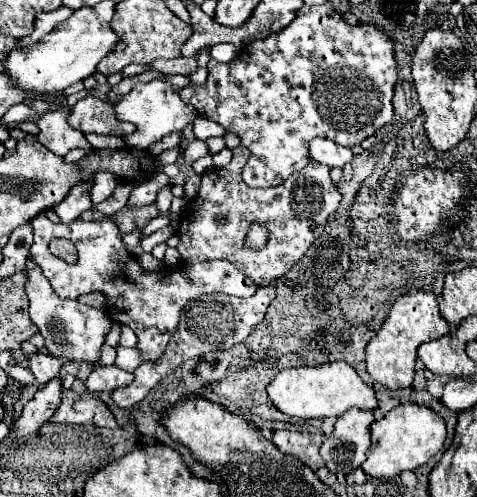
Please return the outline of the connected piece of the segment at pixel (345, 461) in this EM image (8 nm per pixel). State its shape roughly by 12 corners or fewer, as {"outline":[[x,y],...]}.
{"outline":[[350,408],[320,454],[334,474],[352,474],[370,448],[374,414]]}

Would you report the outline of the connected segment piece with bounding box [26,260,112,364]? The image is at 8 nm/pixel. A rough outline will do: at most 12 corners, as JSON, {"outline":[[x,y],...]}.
{"outline":[[28,260],[30,318],[60,360],[98,364],[112,320]]}

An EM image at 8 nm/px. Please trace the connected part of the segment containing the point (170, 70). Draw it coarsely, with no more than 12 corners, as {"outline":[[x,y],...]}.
{"outline":[[172,58],[152,62],[162,74],[190,76],[198,70],[196,58]]}

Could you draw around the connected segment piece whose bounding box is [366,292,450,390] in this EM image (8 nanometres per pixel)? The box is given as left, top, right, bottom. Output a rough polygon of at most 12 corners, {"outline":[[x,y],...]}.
{"outline":[[432,292],[404,294],[366,346],[368,374],[396,390],[448,322]]}

